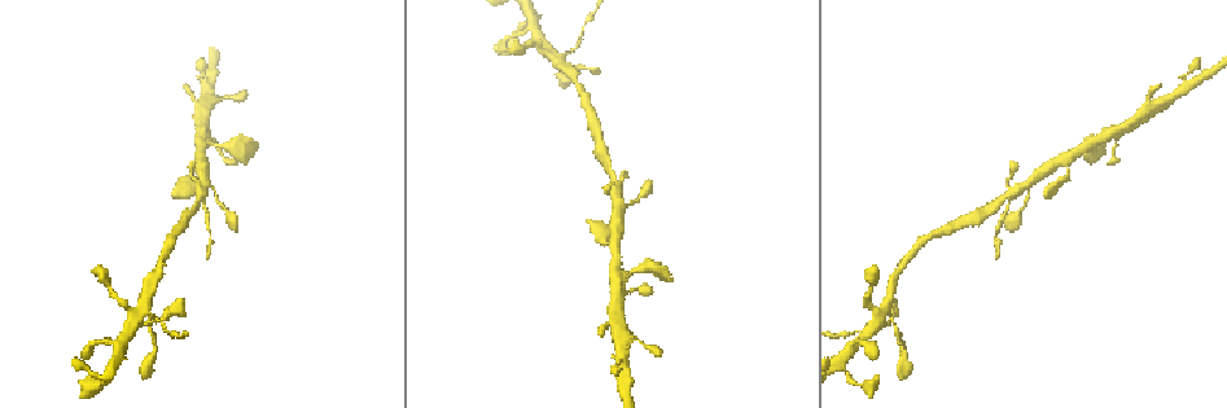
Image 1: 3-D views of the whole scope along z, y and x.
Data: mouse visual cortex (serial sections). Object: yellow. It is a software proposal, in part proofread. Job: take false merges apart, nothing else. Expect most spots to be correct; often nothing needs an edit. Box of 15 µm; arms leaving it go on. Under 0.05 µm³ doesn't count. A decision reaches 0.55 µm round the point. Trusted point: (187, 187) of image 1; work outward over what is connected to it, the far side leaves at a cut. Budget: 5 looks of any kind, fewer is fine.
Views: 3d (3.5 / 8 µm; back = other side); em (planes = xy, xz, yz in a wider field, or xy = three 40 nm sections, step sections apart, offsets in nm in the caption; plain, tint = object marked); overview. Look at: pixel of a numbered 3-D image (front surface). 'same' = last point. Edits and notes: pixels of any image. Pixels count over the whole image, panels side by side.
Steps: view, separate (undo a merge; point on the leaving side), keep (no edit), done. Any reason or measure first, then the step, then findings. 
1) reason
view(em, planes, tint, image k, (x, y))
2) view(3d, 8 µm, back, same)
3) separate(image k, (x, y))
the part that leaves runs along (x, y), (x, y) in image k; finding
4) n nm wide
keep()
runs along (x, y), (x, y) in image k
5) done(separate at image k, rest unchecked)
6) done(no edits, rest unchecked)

two arms in line, one across
view(3d, 3.5 µm, image 1, (616, 184))

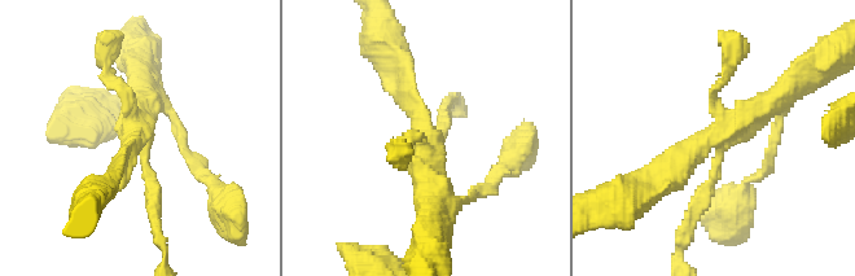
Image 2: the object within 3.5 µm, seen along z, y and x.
keep()
runs along (785, 91), (653, 183) in image 2; continuous, no second cell

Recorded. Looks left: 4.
small branch off a trunk
view(3d, 3.5 µm, image 1, (142, 309))

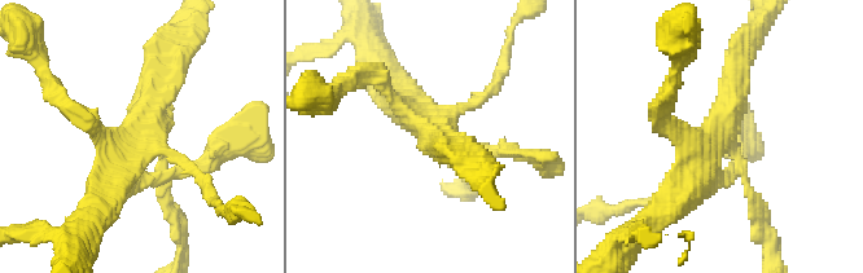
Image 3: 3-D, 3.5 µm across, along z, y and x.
now the EM
view(em, planes, tint, image 3, (140, 141))

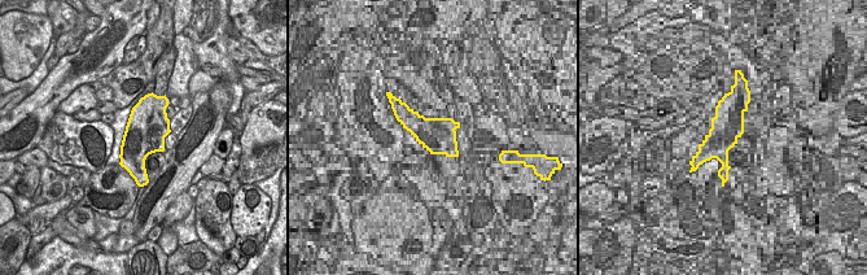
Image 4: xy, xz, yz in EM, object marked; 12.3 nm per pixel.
view(em, xy, step 5, tint, same)

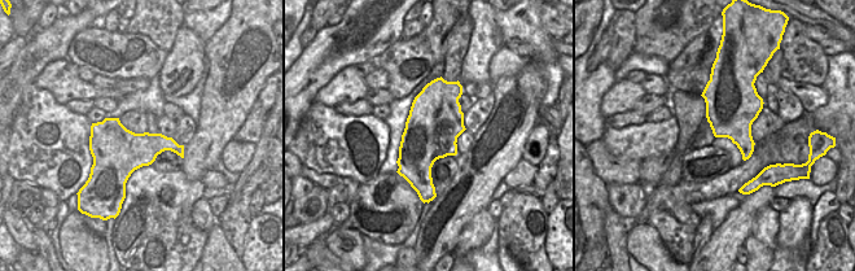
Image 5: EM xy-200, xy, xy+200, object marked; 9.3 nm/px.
keep()
runs along (739, 61), (719, 137), (670, 205) in image 3; all the same cell

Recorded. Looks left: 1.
done(no edits, rest unchecked)

